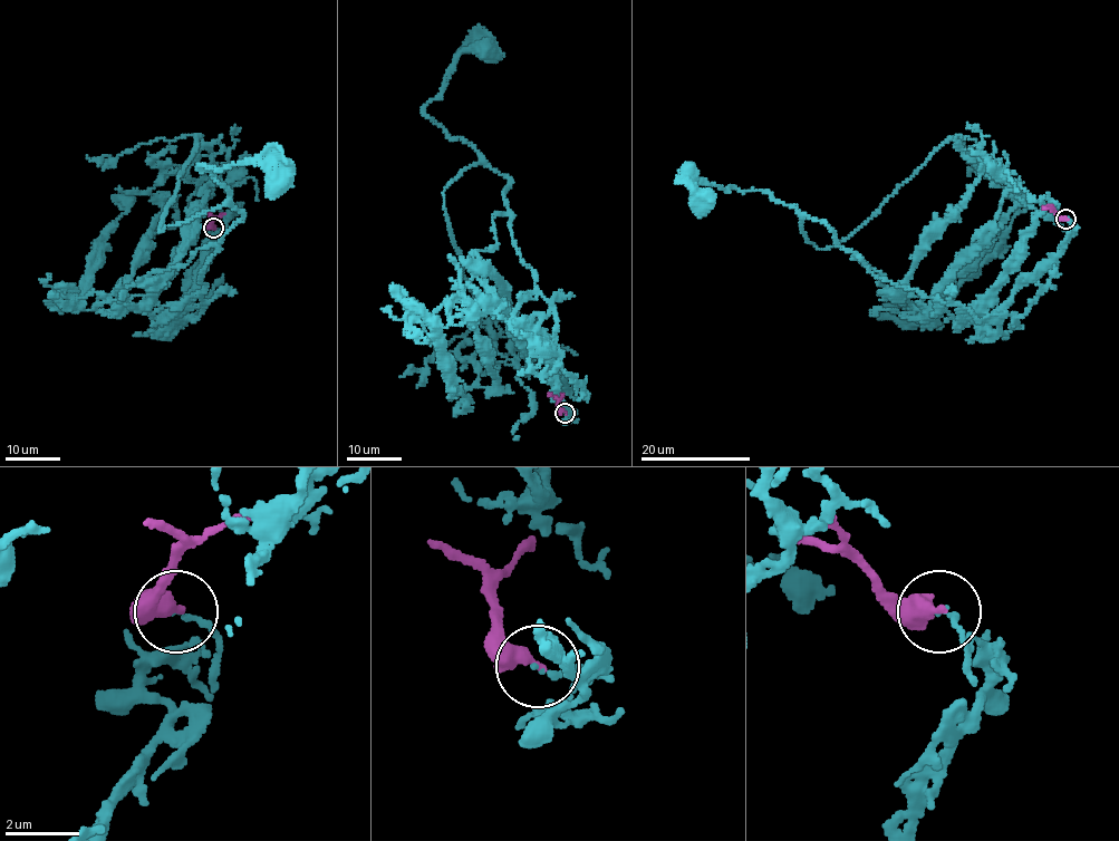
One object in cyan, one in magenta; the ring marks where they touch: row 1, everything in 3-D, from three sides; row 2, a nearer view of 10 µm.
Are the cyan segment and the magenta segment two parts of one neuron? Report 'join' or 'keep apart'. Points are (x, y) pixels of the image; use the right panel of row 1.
join

